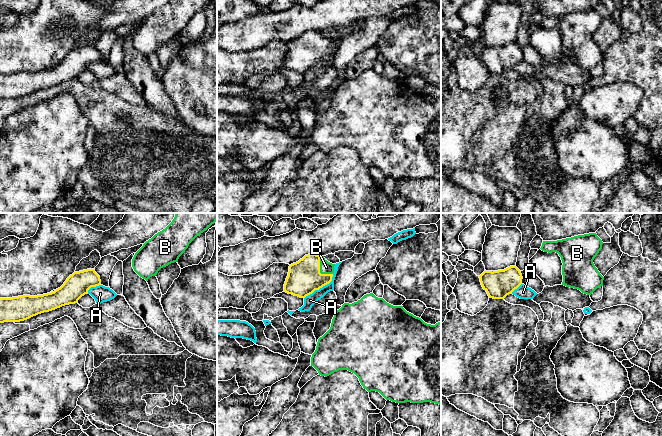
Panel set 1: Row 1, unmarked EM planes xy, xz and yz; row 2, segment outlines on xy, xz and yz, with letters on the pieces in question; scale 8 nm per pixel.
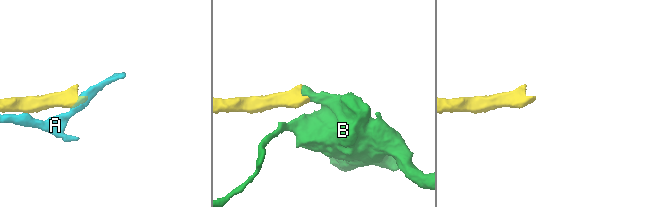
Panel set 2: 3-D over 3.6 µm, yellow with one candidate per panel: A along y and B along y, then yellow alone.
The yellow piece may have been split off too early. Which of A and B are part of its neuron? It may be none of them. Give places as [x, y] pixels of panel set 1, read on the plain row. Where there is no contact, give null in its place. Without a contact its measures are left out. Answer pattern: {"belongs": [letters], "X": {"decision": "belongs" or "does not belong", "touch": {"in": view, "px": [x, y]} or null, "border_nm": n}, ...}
{"belongs": ["B"], "A": {"decision": "does not belong", "touch": {"in": "xz", "px": [320, 63]}, "border_nm": 300}, "B": {"decision": "belongs", "touch": {"in": "xz", "px": [319, 46]}, "border_nm": 190}}

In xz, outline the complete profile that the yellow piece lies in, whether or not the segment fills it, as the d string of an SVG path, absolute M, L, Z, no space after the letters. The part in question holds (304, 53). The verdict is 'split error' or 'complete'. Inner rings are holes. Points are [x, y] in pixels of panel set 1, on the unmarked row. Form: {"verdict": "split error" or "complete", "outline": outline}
{"verdict": "split error", "outline": "M305 31L289 42L284 68L305 74L332 57L334 42L324 32Z"}

